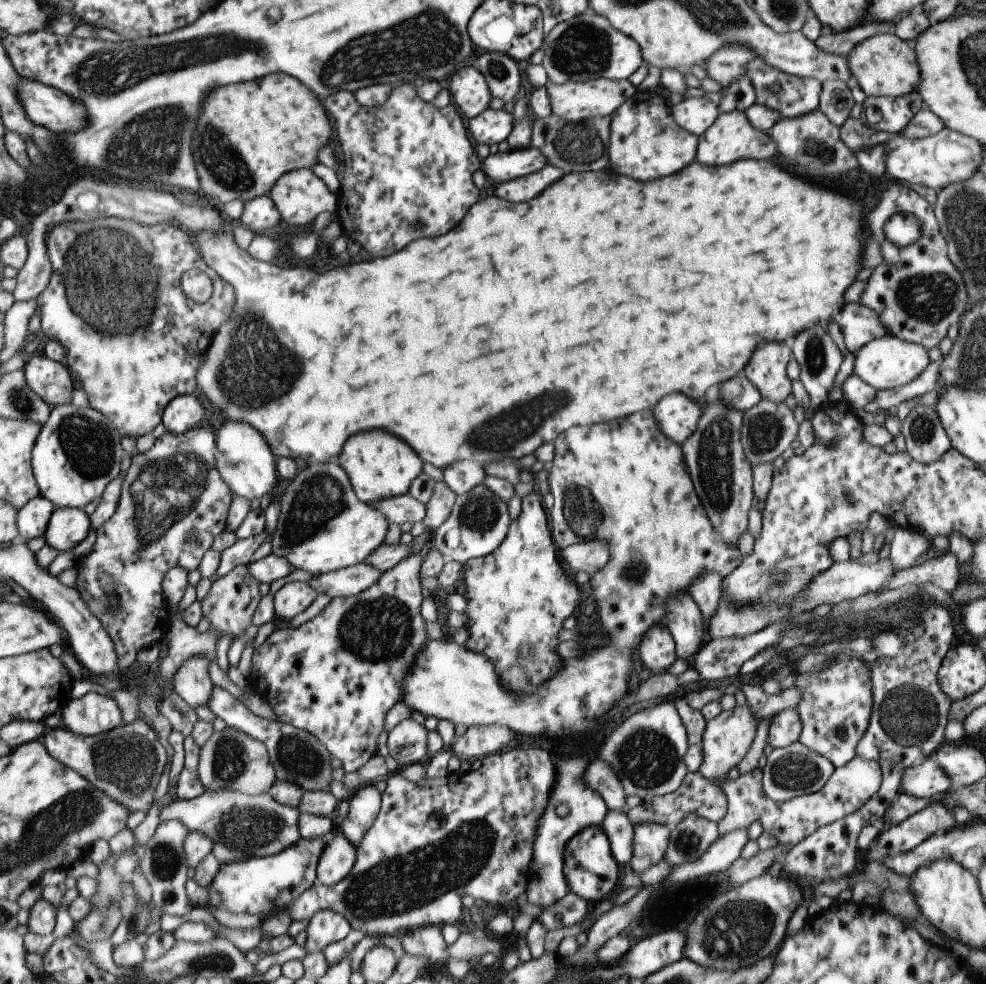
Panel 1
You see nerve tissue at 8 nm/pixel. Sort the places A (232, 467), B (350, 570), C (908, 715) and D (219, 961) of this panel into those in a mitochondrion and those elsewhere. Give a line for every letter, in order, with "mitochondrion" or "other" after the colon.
A: mitochondrion
B: other
C: mitochondrion
D: mitochondrion

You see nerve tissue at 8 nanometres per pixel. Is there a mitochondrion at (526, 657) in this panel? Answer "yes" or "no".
yes

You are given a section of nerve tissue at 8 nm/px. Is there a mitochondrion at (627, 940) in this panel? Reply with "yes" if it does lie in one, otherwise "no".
no

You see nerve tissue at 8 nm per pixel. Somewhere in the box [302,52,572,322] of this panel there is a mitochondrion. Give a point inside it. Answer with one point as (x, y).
(498, 71)

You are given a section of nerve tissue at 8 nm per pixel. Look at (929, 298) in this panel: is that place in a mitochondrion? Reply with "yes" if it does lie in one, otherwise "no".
yes

